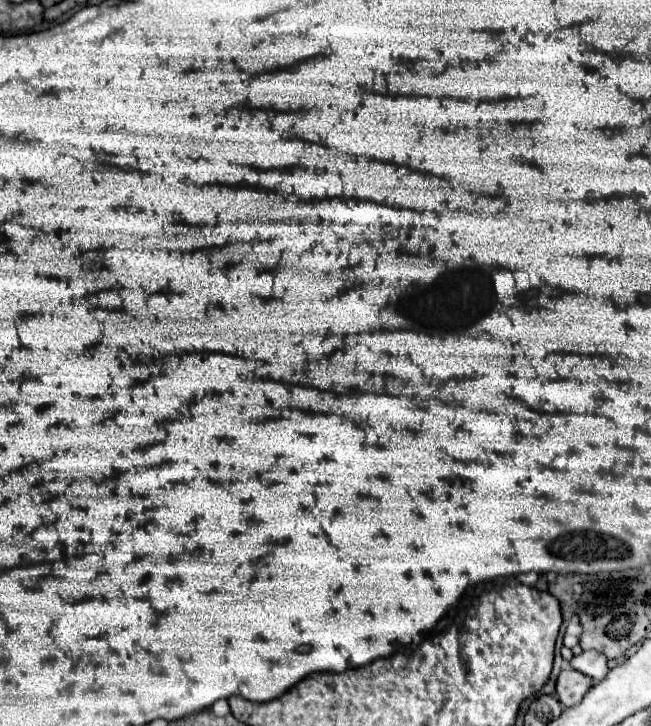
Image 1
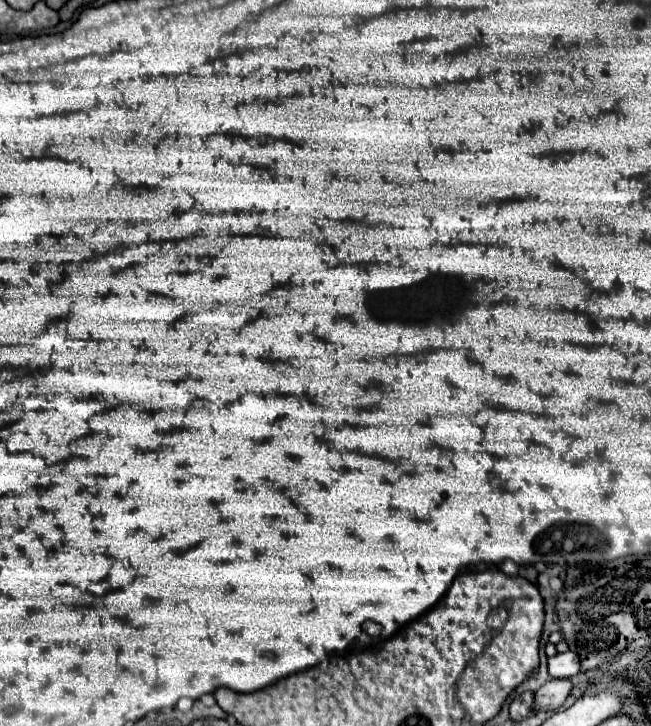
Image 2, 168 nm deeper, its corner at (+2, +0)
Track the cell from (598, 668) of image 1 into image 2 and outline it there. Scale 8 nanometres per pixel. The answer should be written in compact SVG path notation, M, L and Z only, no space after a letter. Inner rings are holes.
M571 651L557 653L557 655L549 657L547 671L549 671L549 675L555 677L555 679L573 677L573 675L579 673L579 657L577 657L577 655L571 655Z

